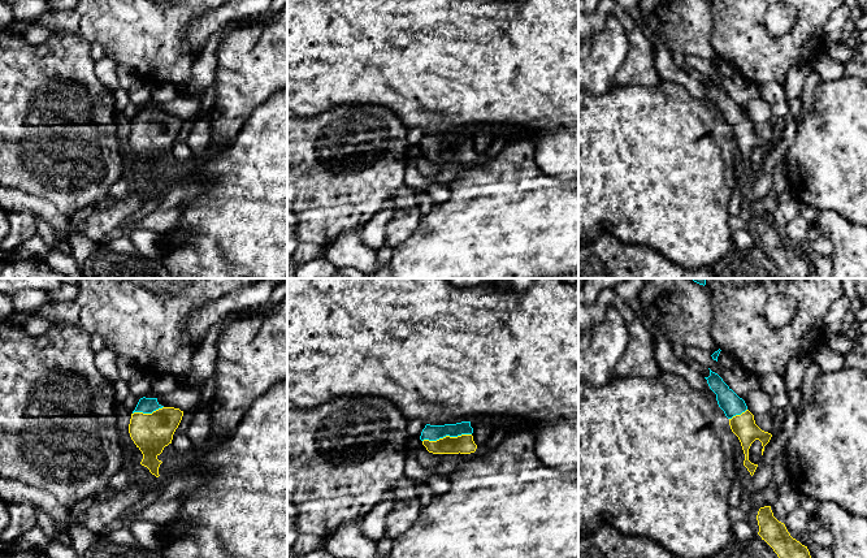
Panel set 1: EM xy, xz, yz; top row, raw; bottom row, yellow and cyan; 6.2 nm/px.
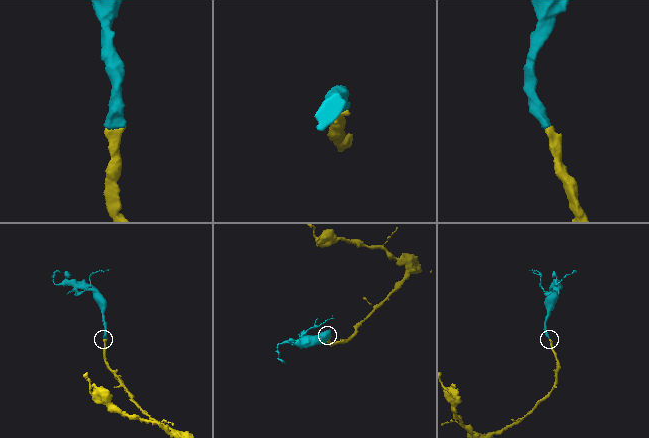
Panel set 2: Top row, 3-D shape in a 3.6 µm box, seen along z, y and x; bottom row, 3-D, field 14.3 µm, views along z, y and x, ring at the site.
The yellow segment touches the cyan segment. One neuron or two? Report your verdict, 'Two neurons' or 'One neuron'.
One neuron

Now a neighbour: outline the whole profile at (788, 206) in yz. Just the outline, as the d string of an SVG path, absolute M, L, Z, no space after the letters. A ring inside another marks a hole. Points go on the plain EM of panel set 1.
M789 189L777 194L777 209L771 215L773 225L785 232L786 224L799 215L801 204Z

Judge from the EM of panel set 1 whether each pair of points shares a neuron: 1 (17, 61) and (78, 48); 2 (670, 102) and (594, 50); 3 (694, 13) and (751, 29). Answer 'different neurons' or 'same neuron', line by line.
1: same neuron
2: different neurons
3: different neurons

